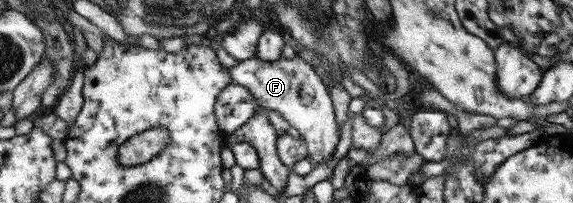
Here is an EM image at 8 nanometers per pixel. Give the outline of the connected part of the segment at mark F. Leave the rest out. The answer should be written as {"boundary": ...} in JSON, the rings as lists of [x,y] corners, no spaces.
{"boundary":[[[299,56],[277,61],[265,61],[257,57],[238,62],[228,71],[230,71],[233,84],[249,89],[258,105],[277,111],[300,132],[299,136],[306,141],[311,153],[310,157],[316,165],[334,157],[342,136],[334,101],[323,79],[307,61]]]}

